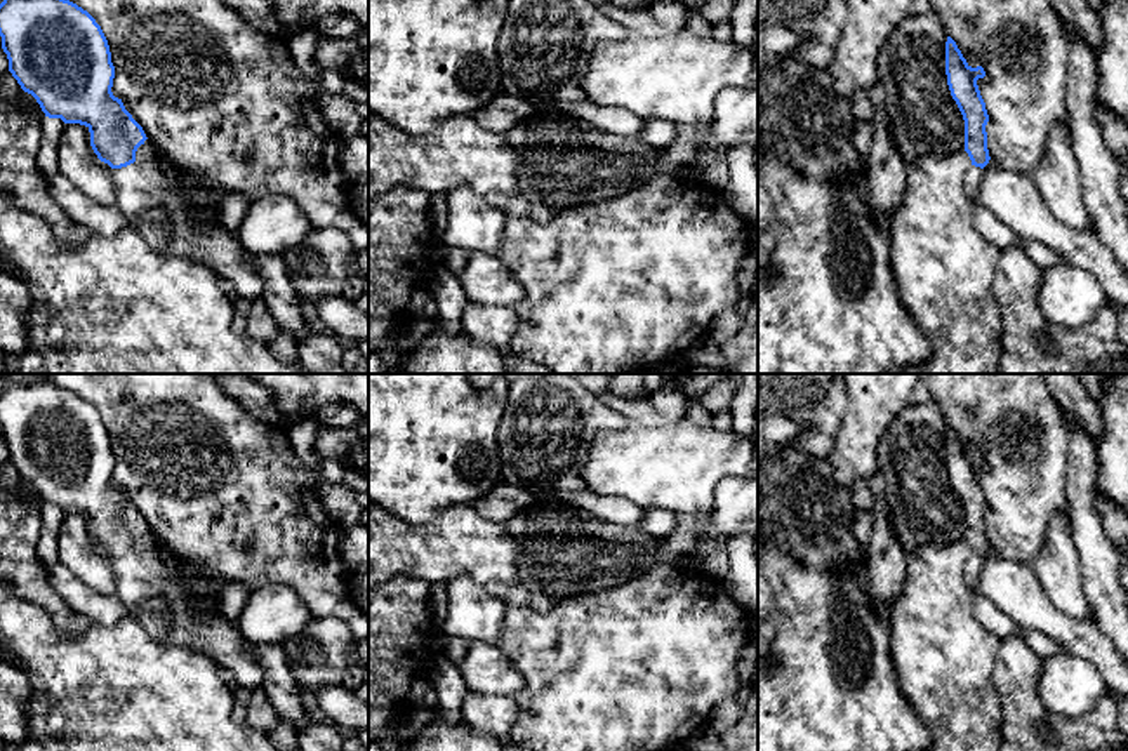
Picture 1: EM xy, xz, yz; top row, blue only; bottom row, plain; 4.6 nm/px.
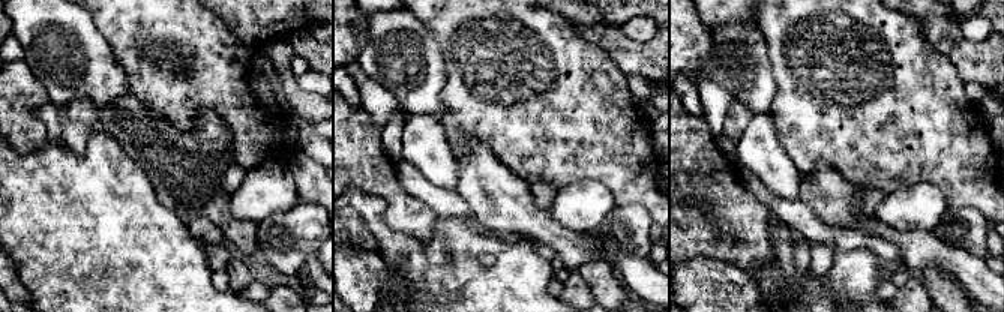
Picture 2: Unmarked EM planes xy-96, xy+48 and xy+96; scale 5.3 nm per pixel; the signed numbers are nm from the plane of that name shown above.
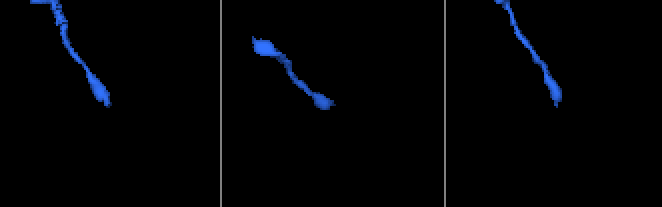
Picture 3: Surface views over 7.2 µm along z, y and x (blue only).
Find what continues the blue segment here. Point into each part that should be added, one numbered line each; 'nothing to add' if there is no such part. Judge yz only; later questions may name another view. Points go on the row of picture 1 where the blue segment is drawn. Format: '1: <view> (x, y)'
1: yz (974, 176)

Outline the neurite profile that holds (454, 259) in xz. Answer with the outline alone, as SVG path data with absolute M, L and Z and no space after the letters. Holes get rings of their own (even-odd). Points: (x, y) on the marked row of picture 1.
M440 243L441 264L454 275L461 275L468 266L469 252L462 247Z

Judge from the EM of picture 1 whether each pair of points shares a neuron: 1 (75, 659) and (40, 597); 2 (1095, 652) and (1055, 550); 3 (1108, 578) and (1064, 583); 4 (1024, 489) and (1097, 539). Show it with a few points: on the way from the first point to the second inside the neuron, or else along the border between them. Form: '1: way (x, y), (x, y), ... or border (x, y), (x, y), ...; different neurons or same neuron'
1: border (26, 600), (68, 633), (80, 633), (89, 624); different neurons
2: border (1047, 595), (1069, 616), (1090, 619); different neurons
3: border (1073, 541), (1092, 618); different neurons
4: border (1064, 475), (1068, 515); different neurons

